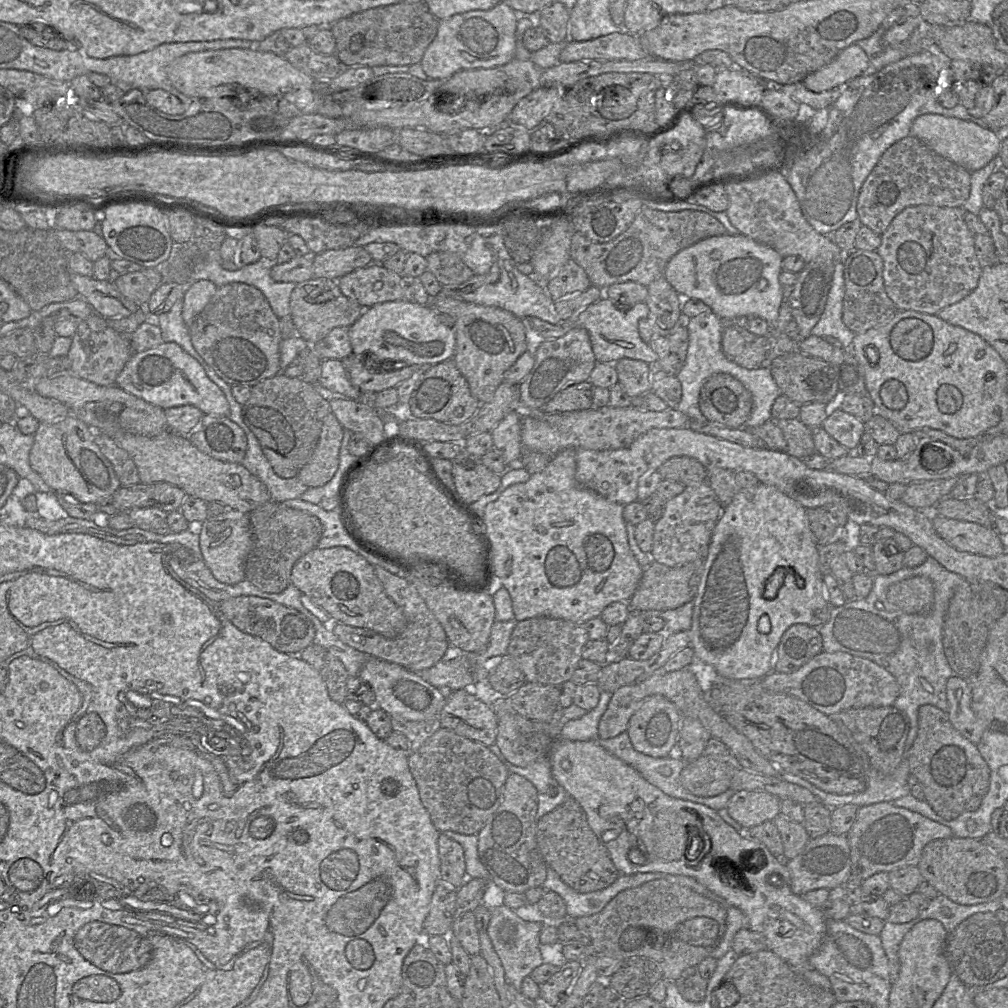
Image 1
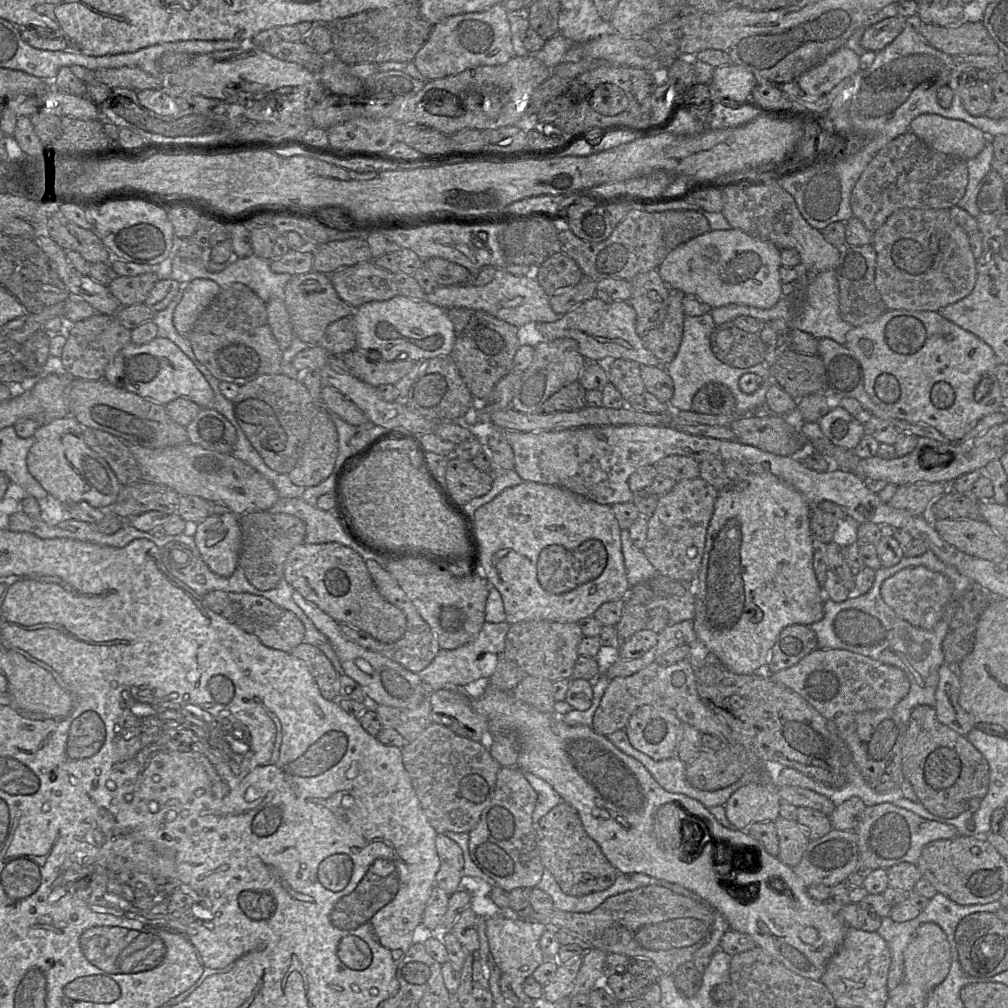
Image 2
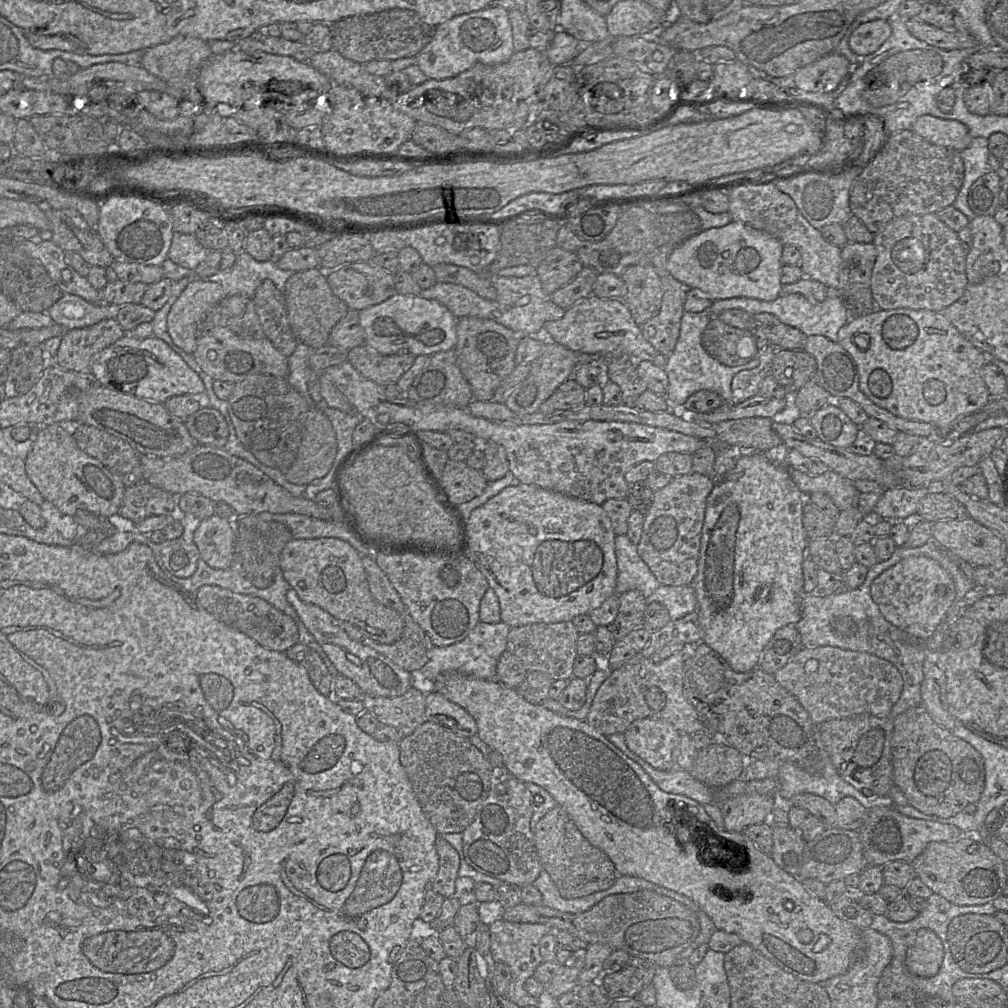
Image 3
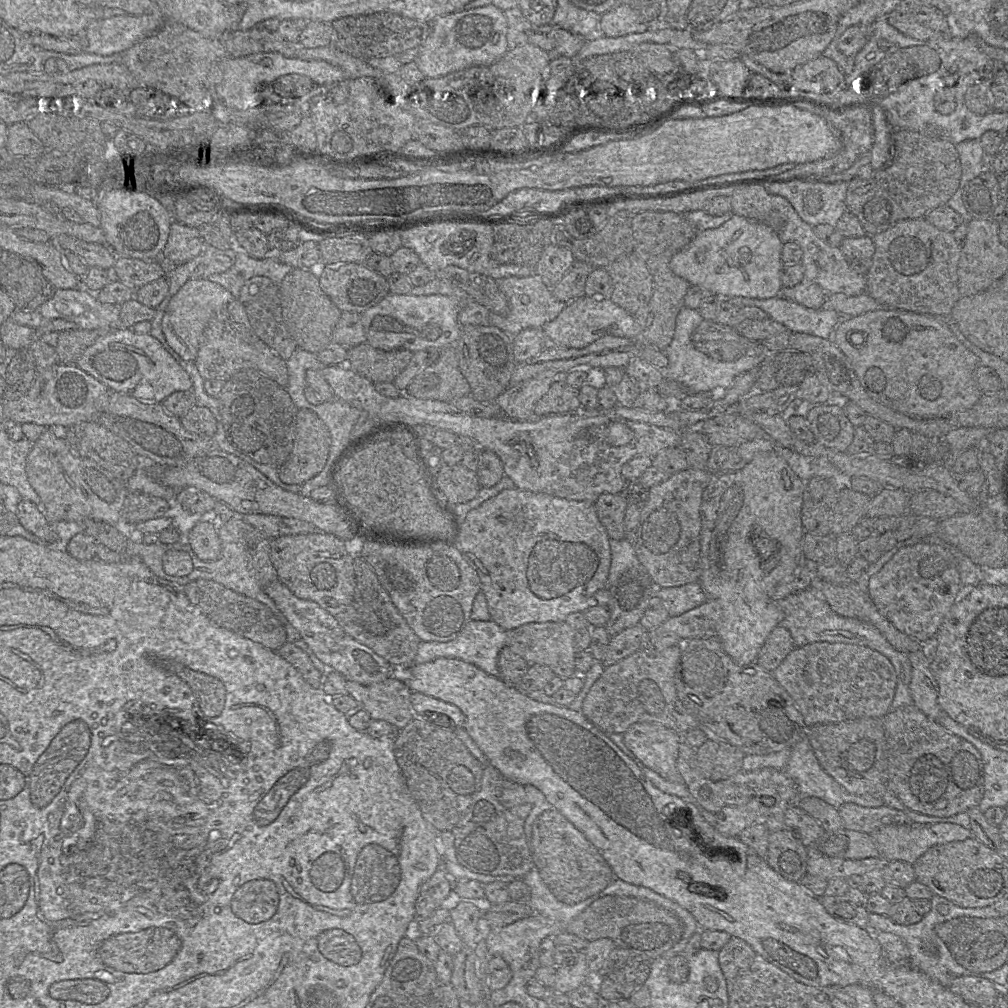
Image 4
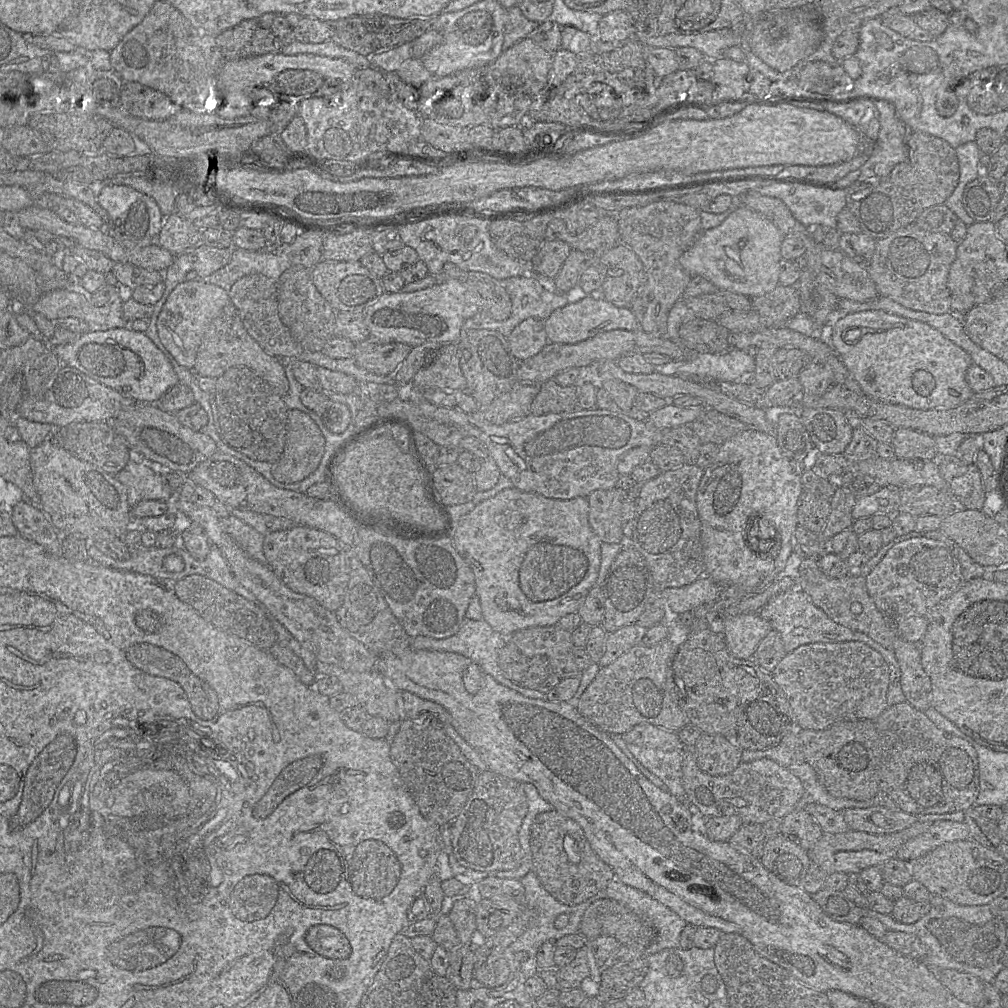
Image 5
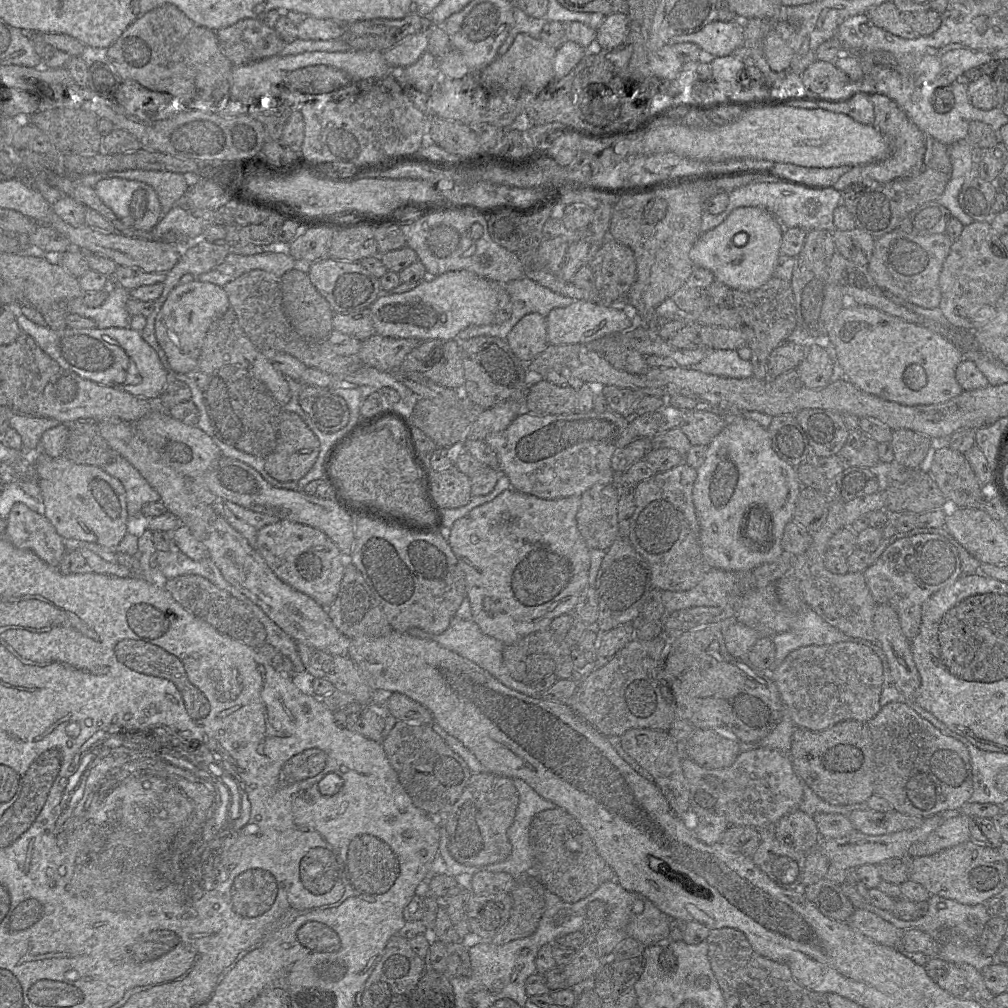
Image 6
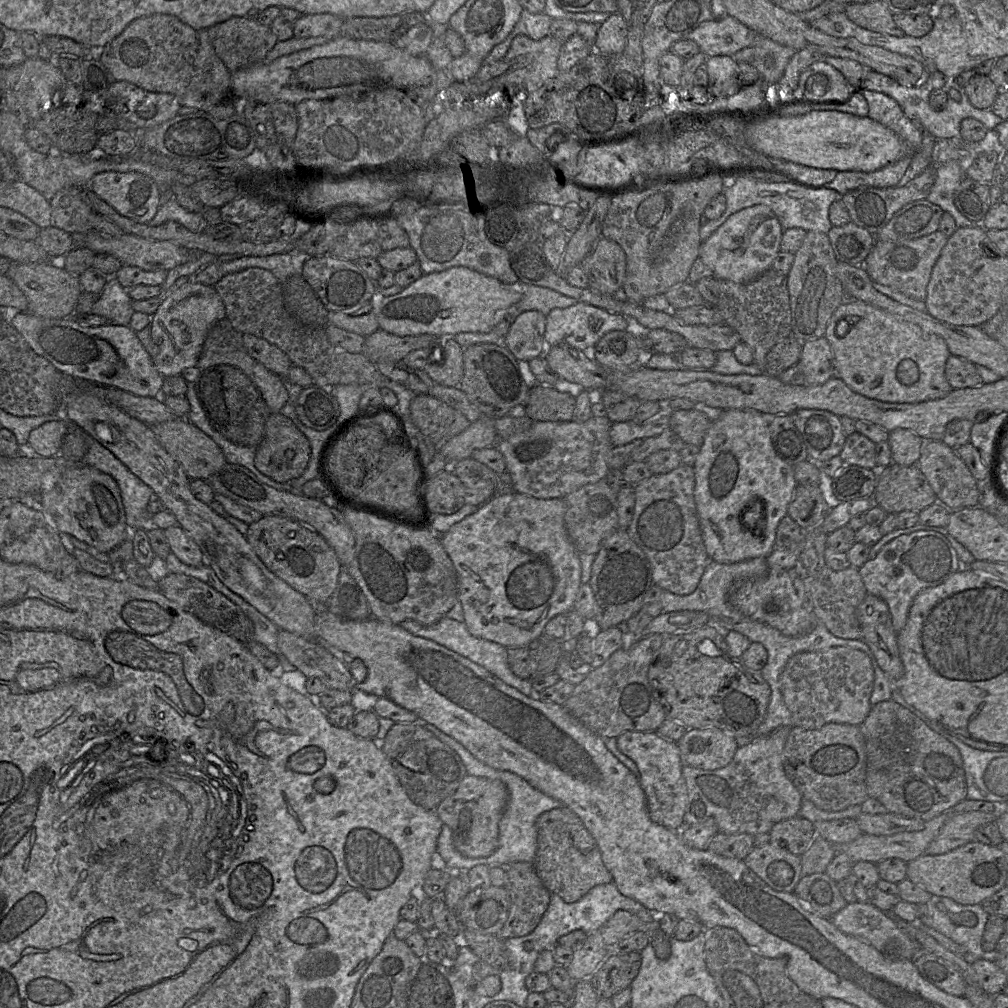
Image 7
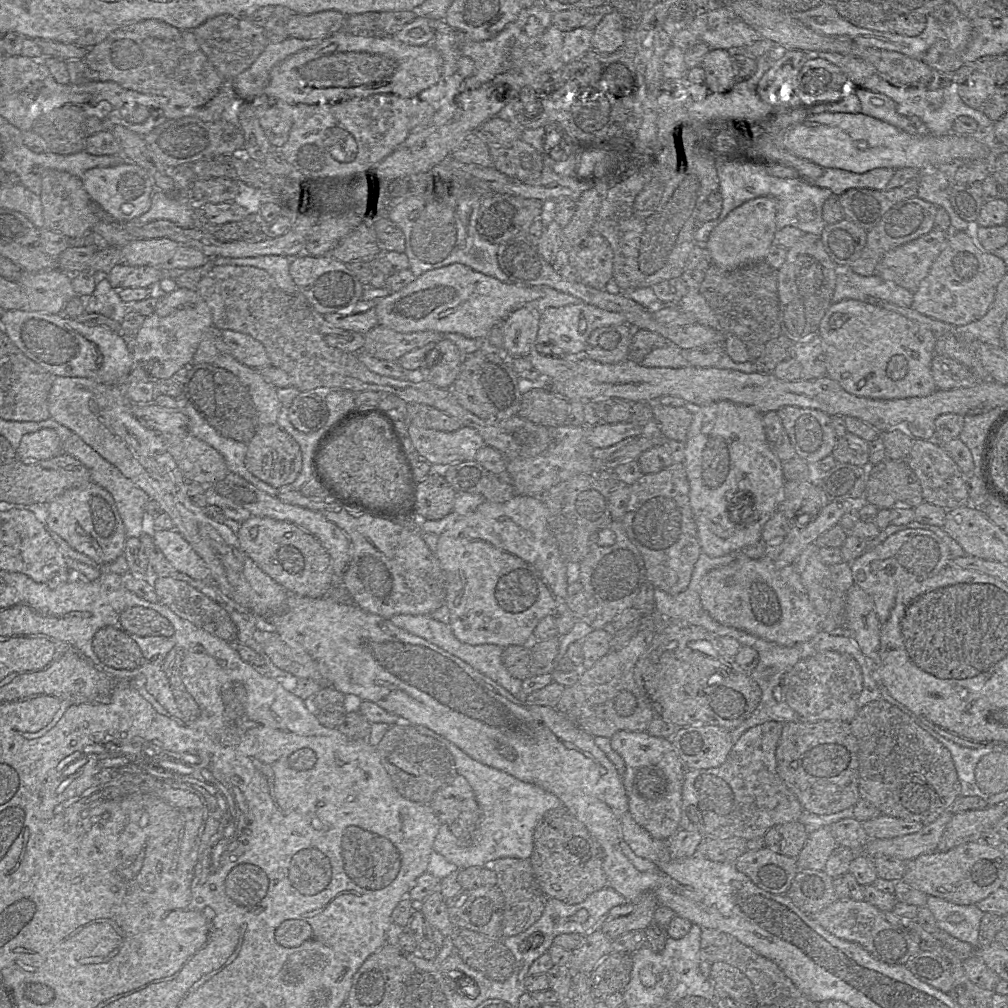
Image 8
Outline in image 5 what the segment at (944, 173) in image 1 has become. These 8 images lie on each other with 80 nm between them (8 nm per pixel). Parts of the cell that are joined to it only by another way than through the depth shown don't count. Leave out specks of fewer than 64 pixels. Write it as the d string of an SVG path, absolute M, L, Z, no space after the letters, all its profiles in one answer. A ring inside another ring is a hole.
M919 131L907 135L907 158L890 174L875 181L856 181L847 188L846 207L858 220L861 232L875 240L906 227L927 208L943 204L960 176L956 151L945 140Z

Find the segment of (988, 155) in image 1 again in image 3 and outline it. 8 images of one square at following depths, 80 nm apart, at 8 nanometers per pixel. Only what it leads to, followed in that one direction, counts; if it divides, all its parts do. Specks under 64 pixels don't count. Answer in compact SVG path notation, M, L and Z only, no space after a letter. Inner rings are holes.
M931 115L920 116L911 130L932 144L950 147L959 152L967 148L973 140L967 126L962 122Z

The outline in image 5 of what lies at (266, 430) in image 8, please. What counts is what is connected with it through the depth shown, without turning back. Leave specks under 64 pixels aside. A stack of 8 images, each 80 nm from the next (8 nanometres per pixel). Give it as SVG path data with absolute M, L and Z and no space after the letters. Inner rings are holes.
M288 410L286 442L281 457L271 466L273 477L284 484L298 483L319 466L325 452L325 438L317 424L305 413Z

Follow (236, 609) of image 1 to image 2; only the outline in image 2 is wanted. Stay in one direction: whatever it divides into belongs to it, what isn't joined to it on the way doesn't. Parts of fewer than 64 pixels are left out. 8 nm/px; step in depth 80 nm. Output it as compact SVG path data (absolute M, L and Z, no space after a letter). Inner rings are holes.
M215 590L205 594L202 598L211 611L224 617L246 633L256 636L268 648L291 653L295 647L303 643L305 627L299 618L264 597L249 593Z

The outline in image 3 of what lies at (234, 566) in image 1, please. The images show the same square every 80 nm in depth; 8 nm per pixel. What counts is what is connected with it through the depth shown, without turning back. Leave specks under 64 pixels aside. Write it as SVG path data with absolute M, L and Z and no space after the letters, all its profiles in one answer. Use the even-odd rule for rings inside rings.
M213 515L203 519L193 535L201 559L211 568L226 569L233 560L236 532L233 520Z

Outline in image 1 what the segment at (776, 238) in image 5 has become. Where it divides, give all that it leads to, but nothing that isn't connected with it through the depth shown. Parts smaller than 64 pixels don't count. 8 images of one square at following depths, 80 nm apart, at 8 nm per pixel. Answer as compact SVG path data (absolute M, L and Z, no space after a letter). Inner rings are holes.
M739 234L713 236L676 253L666 264L664 277L683 298L701 300L722 321L762 318L770 327L775 357L797 350L797 343L775 329L779 309L785 301L779 275L783 257L773 248Z

